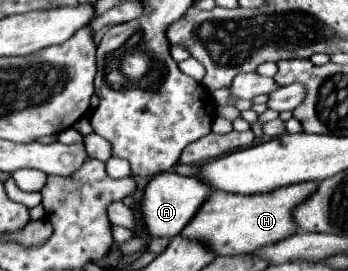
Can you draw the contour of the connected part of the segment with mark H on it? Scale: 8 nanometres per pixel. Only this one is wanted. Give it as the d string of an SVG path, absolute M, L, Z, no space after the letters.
M303 181L299 185L287 185L283 189L275 189L271 193L257 195L239 195L227 191L213 191L207 203L199 209L199 213L189 221L183 229L183 235L189 239L199 239L209 245L217 255L235 255L235 253L253 253L259 247L283 241L299 231L293 211L305 199L309 199L317 181Z

